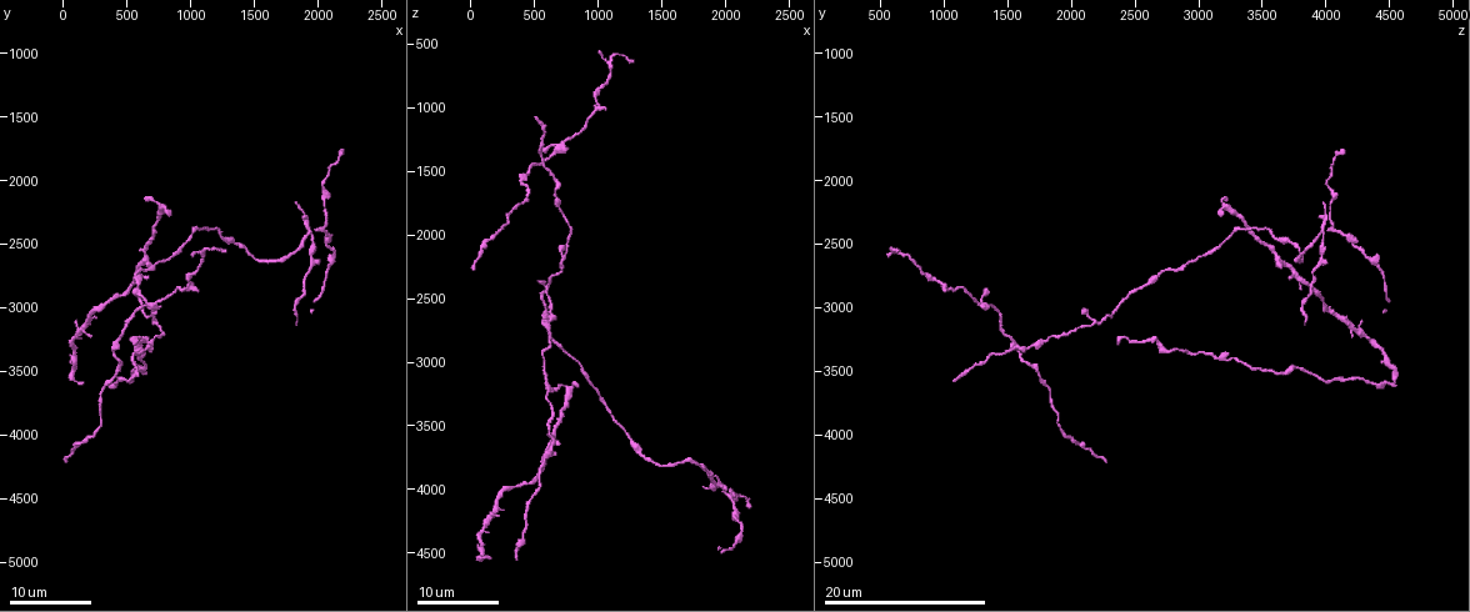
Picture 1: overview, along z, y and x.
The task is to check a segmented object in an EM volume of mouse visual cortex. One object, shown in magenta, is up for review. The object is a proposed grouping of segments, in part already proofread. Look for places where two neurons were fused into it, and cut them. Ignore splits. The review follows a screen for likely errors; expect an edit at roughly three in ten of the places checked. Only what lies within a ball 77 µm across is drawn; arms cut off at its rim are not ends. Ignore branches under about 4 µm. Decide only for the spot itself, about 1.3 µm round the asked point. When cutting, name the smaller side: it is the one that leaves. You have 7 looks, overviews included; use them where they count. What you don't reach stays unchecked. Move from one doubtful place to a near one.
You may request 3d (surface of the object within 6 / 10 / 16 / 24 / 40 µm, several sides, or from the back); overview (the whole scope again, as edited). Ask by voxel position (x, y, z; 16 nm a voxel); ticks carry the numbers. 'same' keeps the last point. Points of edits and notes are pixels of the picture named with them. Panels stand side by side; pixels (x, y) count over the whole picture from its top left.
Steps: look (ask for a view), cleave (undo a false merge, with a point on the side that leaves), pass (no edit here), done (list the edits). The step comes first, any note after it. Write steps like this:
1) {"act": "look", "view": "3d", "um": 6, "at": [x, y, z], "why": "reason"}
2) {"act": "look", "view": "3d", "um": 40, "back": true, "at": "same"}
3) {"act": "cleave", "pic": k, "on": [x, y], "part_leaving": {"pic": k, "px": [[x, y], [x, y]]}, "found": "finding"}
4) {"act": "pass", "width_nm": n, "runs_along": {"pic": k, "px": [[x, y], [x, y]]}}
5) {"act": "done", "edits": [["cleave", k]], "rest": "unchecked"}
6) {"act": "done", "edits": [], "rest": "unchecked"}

{"act": "look", "view": "3d", "um": 16, "at": [580, 2820, 2560], "why": "thick turns thin"}

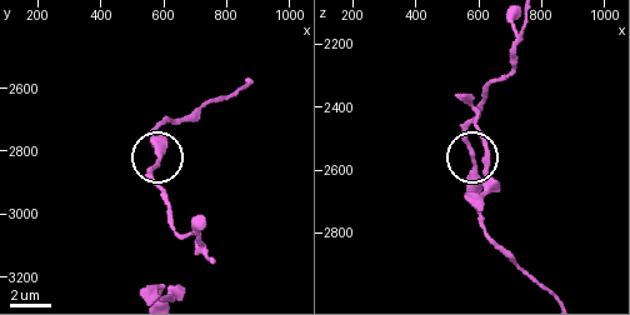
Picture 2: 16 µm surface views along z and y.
{"act": "look", "view": "3d", "um": 10, "at": [580, 2840, 2560], "why": "closer look"}

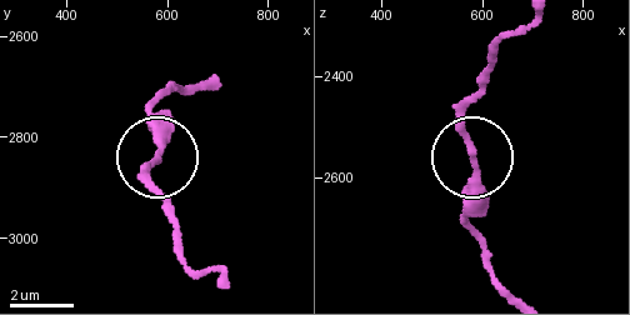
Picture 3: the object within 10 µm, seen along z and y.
{"act": "pass", "runs_along": {"pic": 3, "px": [[470, 198], [461, 128], [468, 98]]}, "found": "continuous, no second neuron"}

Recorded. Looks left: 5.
{"act": "look", "view": "3d", "um": 24, "at": [560, 3340, 2920], "why": "thick turns thin"}

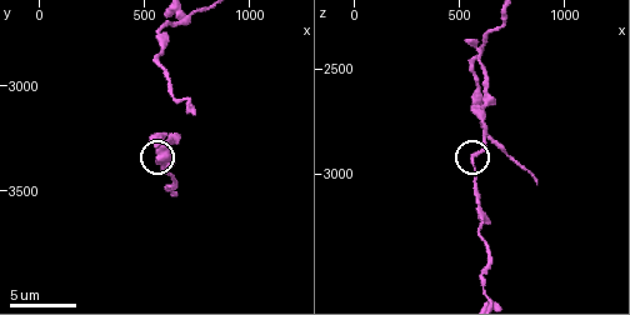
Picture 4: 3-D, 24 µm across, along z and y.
{"act": "look", "view": "3d", "um": 10, "at": "same"}

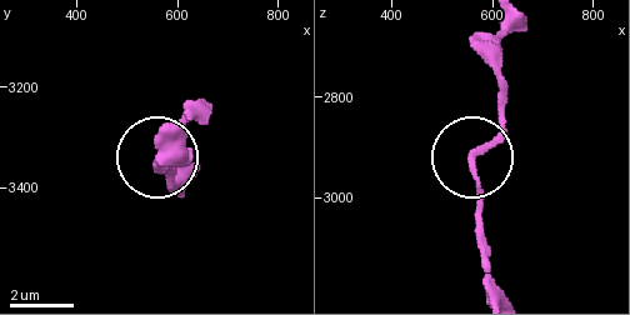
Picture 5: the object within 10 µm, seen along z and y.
{"act": "pass", "found": "all the same neuron"}

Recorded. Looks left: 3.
{"act": "look", "view": "3d", "um": 24, "at": [640, 3260, 2580], "why": "sudden change in width"}

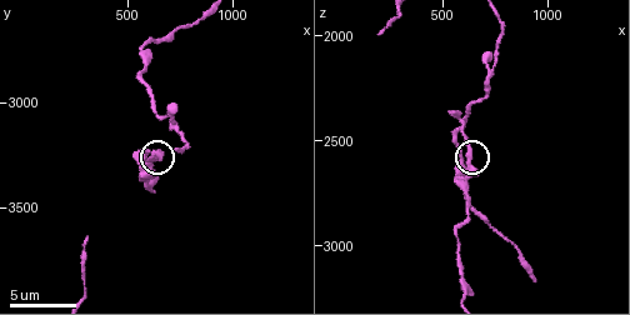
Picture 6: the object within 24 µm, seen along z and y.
{"act": "look", "view": "3d", "um": 6, "at": "same", "why": "closer look"}

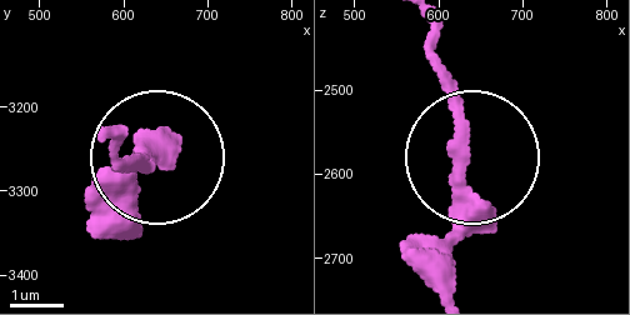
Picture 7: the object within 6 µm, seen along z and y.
{"act": "pass", "found": "all the same neuron"}

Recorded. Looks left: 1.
{"act": "done", "edits": [], "rest": "unchecked"}

